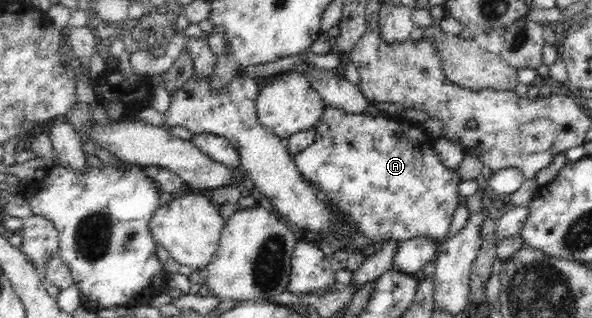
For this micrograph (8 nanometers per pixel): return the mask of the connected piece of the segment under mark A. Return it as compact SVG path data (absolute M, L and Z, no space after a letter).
M325 106L316 126L315 140L293 156L297 170L325 202L335 205L347 214L363 231L365 237L379 244L383 240L403 242L409 238L448 237L453 212L459 205L462 178L457 170L447 169L435 151L434 138L420 124L410 123L393 116L367 113L348 113L342 108Z

